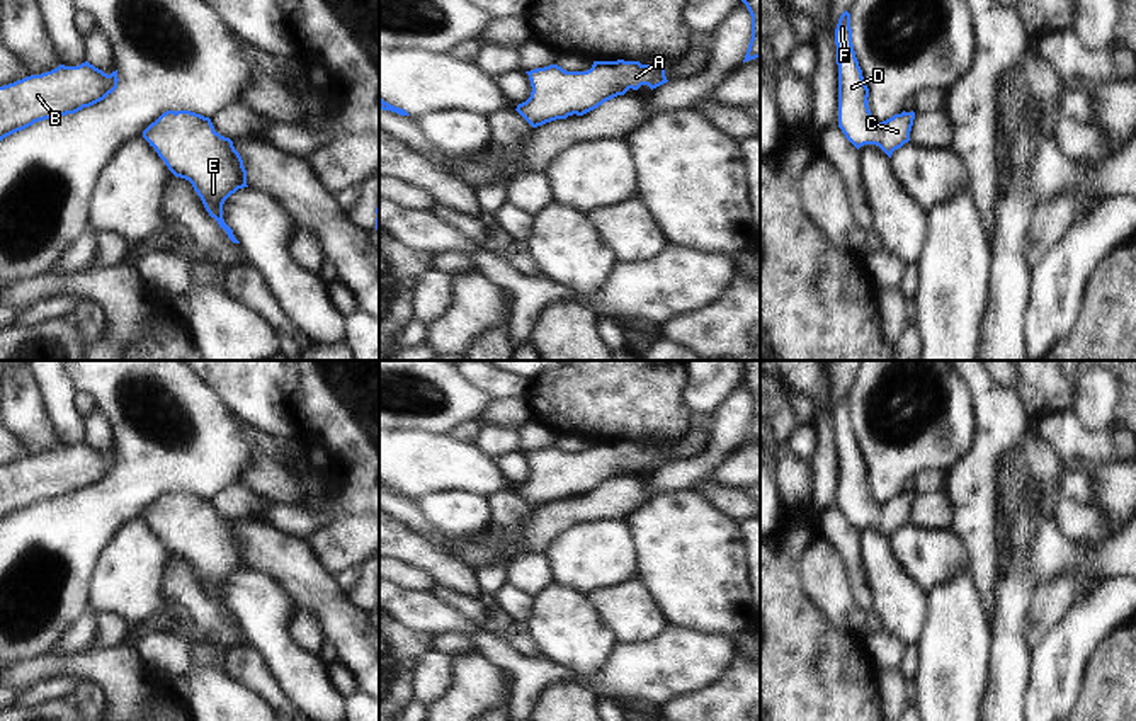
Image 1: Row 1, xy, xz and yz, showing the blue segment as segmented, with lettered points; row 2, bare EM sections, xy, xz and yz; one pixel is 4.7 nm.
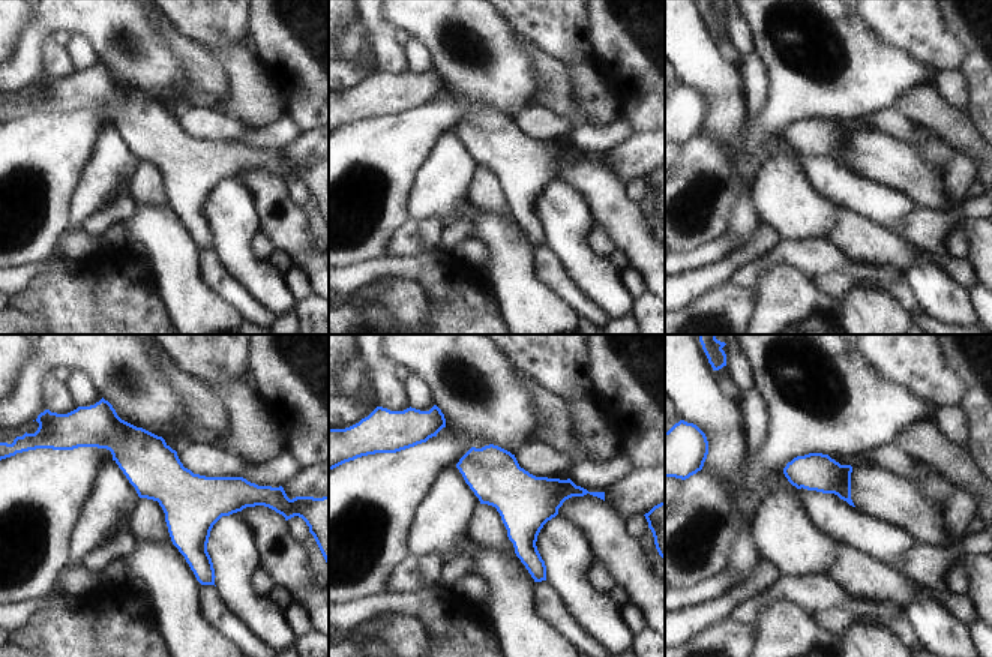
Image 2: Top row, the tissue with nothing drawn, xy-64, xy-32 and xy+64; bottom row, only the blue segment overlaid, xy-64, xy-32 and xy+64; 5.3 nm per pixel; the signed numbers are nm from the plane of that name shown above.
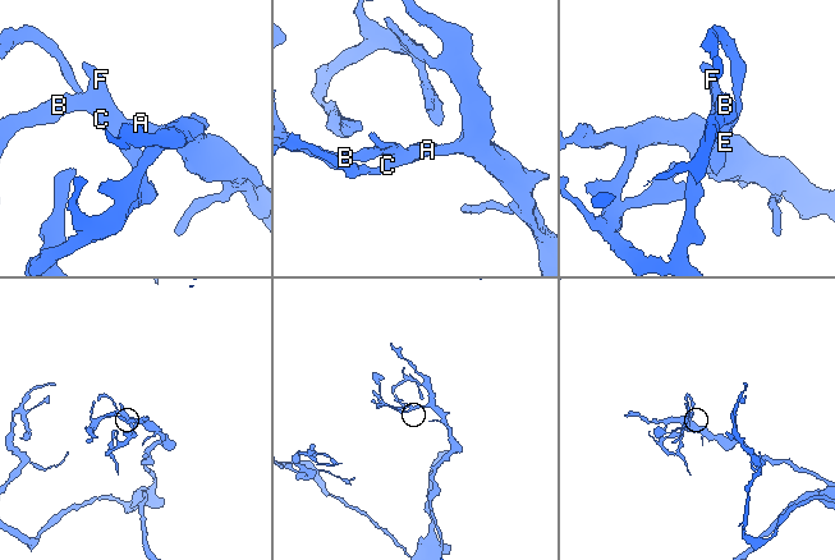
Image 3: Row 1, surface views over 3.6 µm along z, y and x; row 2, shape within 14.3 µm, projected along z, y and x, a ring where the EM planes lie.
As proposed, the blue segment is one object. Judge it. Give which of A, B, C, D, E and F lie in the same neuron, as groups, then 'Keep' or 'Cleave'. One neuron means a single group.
Groups: A B C D E F. Keep

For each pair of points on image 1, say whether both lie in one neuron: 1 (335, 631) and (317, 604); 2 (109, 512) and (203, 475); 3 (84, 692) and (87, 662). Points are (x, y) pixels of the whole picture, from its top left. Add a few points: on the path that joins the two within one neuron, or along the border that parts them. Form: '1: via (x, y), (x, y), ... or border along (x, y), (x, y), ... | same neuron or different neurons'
1: via (335, 624), (323, 611) | same neuron
2: via (133, 488), (147, 475), (179, 475) | same neuron
3: border along (46, 691), (87, 679), (99, 682), (113, 703) | different neurons

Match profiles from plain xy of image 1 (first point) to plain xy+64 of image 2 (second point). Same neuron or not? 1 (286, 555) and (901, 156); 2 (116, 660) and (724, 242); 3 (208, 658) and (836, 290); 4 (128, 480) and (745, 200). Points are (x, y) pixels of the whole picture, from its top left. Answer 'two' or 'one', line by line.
1: one
2: two
3: two
4: two

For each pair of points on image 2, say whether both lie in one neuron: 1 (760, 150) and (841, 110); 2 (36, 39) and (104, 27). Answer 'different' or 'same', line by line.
1: same
2: same

